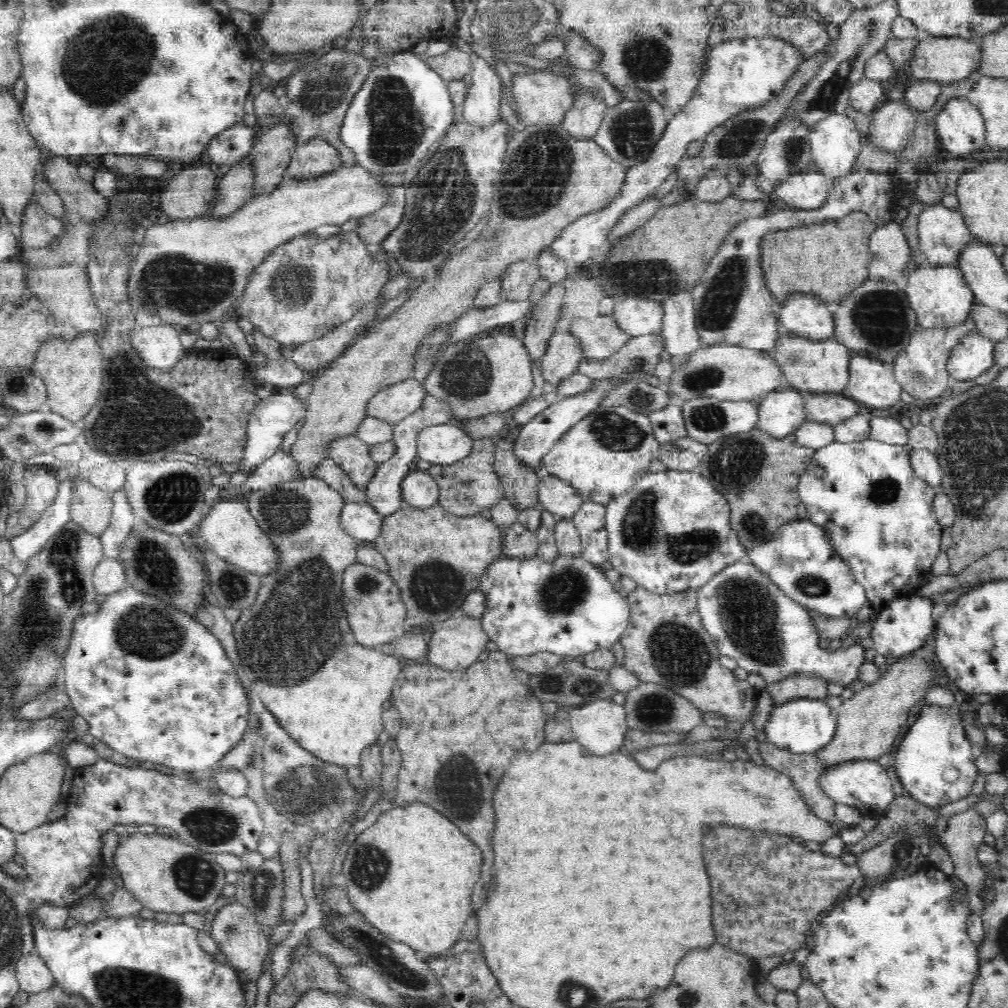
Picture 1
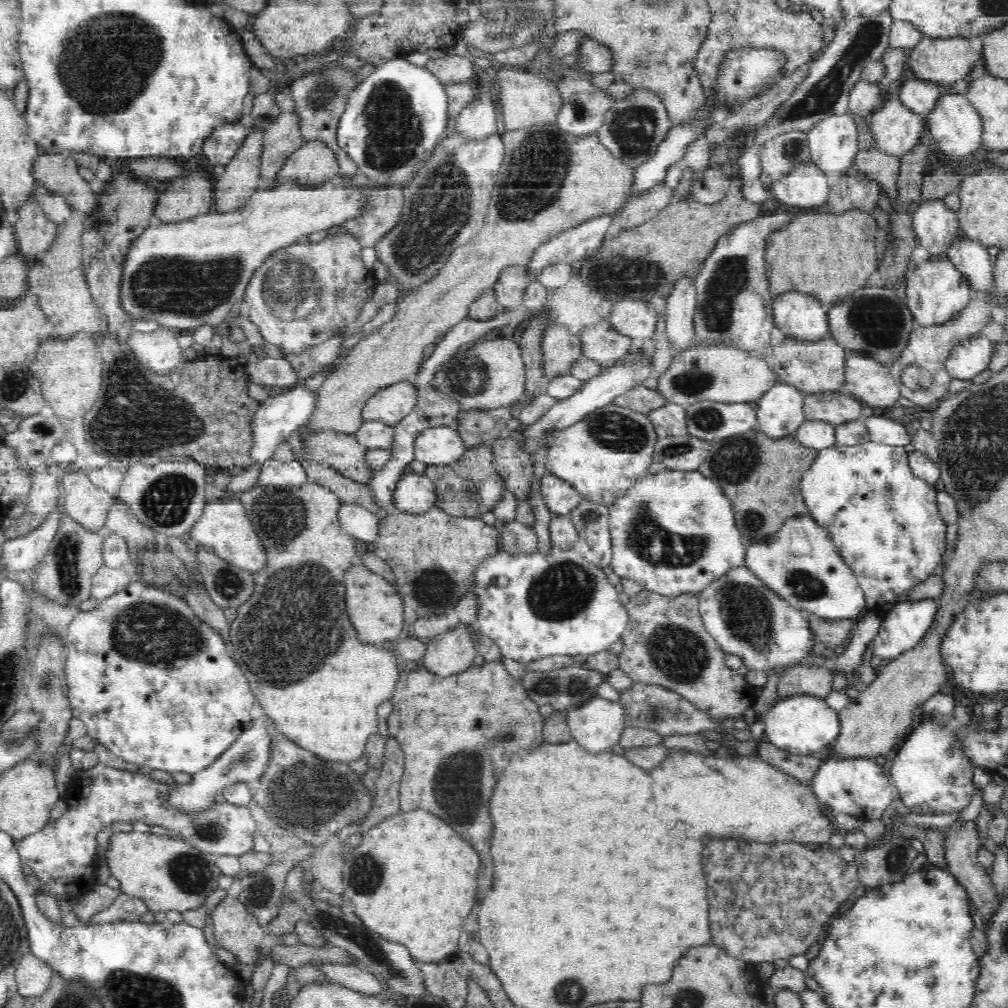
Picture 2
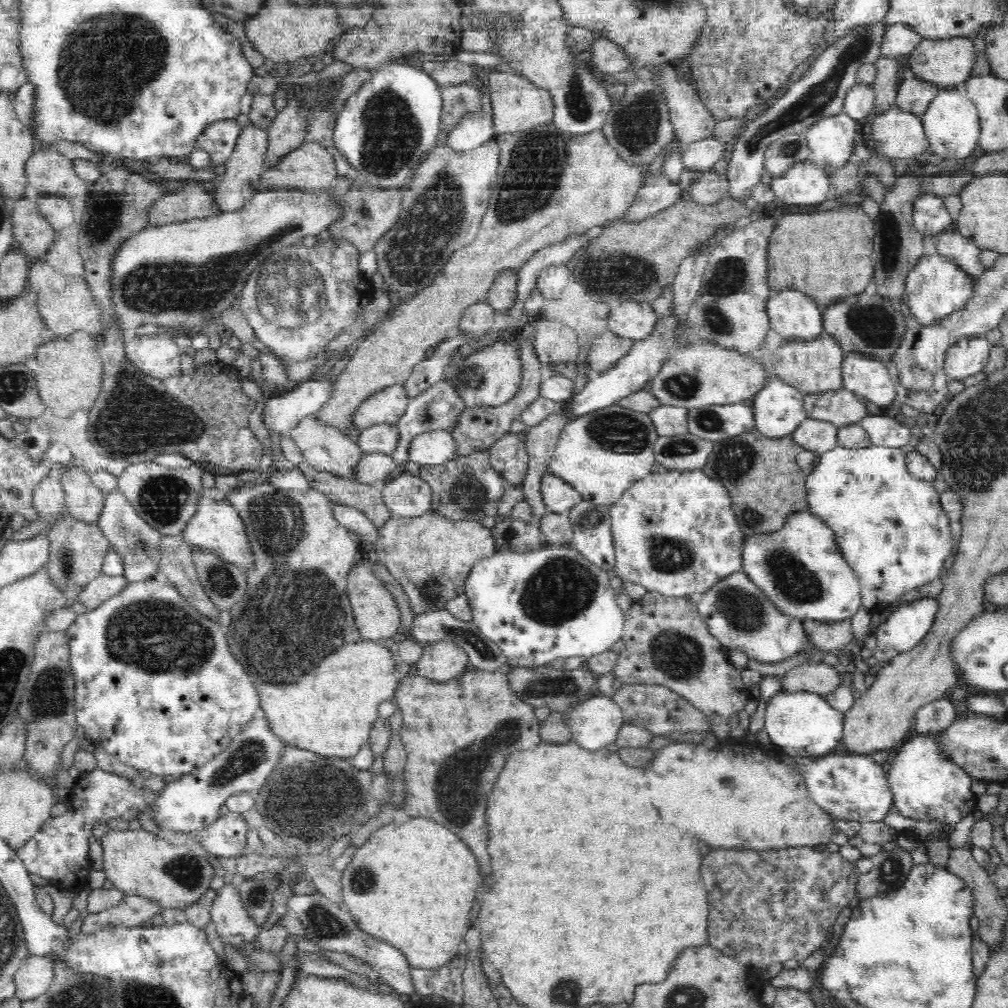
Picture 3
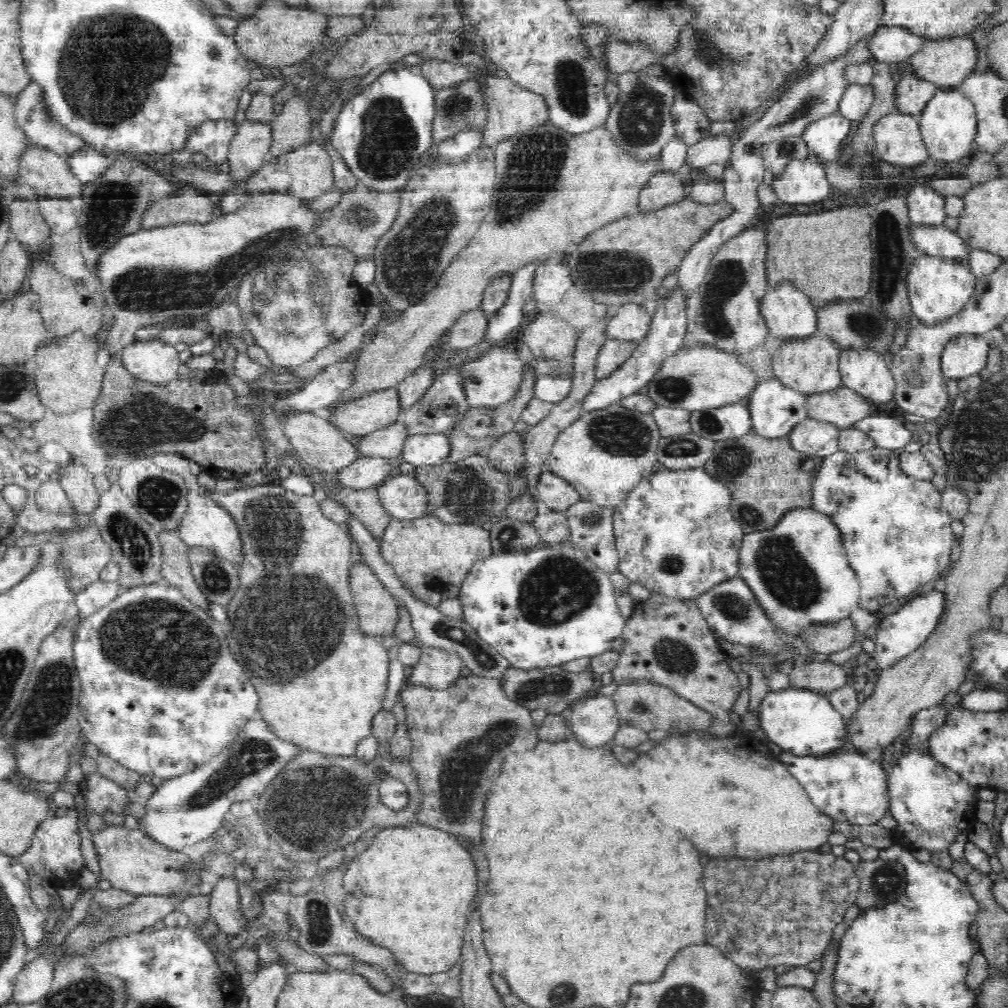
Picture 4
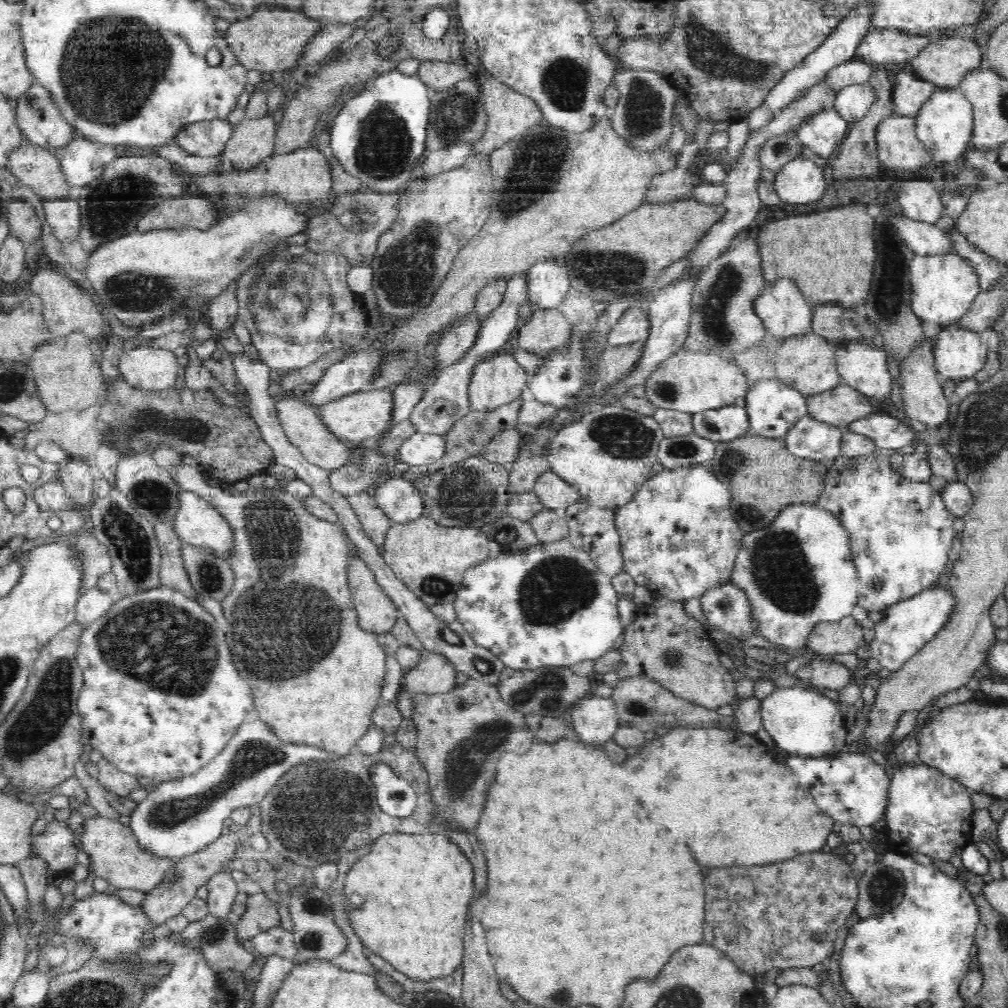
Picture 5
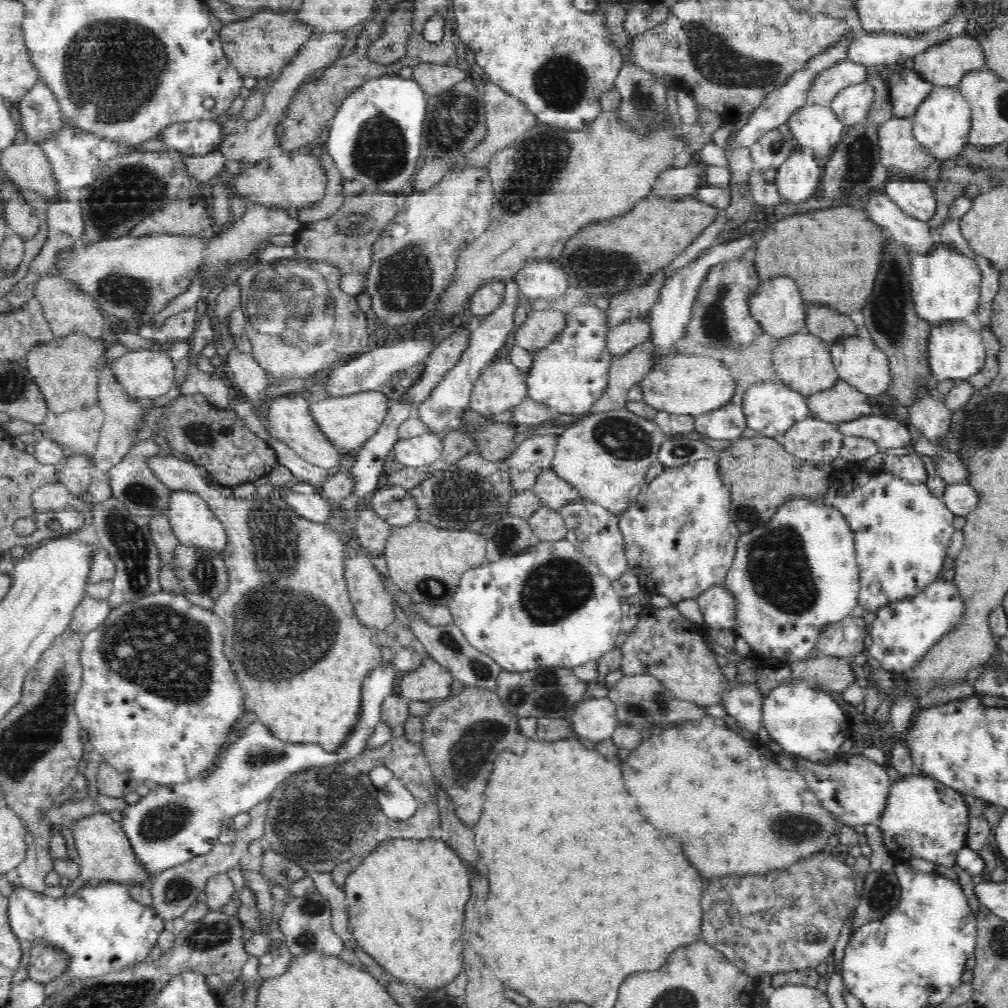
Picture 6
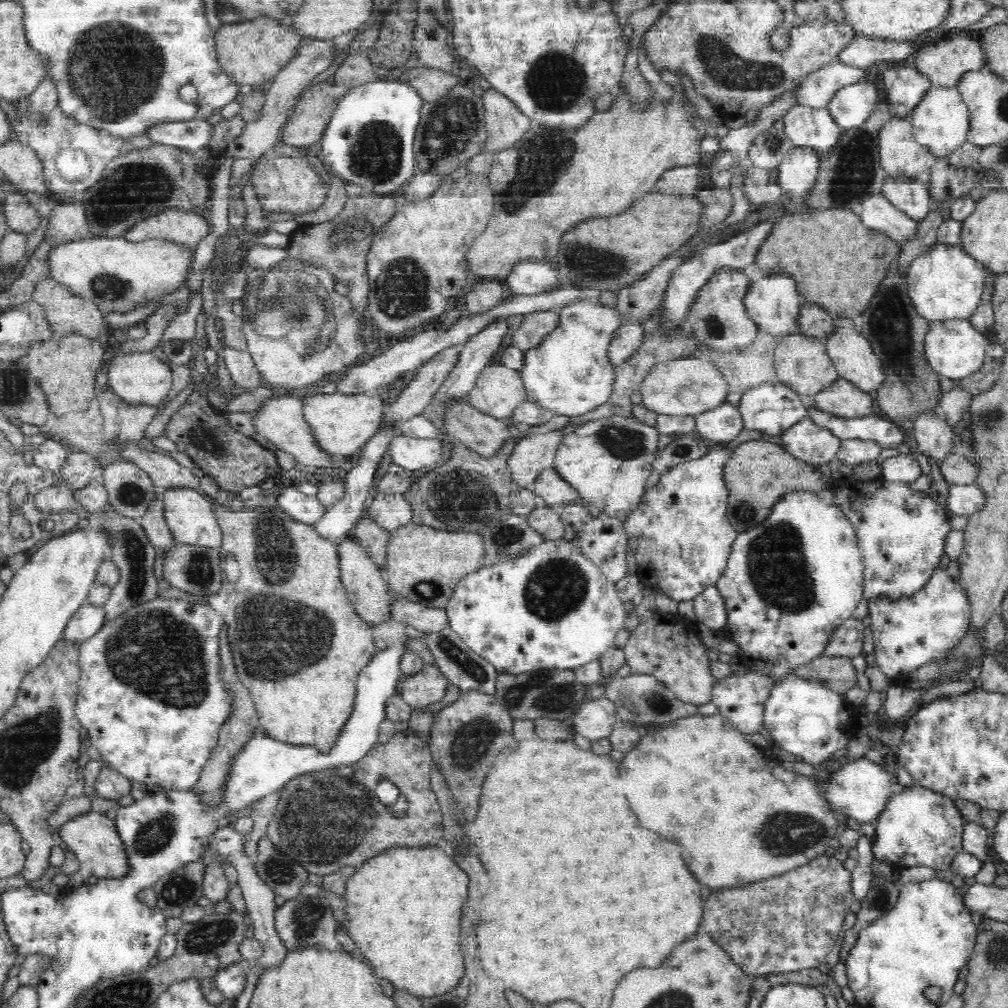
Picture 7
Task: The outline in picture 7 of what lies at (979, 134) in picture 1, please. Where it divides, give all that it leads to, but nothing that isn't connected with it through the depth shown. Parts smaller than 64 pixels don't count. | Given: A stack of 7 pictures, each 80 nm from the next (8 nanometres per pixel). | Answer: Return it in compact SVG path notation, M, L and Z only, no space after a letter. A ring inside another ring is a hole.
M932 86L908 118L912 123L914 139L922 144L922 147L927 147L934 157L940 159L950 156L952 152L967 143L970 129L969 114L967 104L964 104L957 87Z

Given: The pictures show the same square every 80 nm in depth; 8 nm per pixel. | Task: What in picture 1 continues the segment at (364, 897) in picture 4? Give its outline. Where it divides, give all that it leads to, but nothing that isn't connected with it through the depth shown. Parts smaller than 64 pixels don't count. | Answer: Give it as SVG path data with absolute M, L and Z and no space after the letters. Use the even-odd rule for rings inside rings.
M414 800L410 804L394 806L385 813L381 813L374 824L356 837L347 851L340 875L345 879L347 897L355 912L363 915L368 923L380 932L389 935L392 940L409 944L416 952L423 953L424 956L435 955L436 958L443 951L452 948L461 939L461 934L464 933L466 918L472 914L472 890L480 878L480 866L482 866L482 852L480 852L478 845L474 844L449 817L438 812L432 805Z

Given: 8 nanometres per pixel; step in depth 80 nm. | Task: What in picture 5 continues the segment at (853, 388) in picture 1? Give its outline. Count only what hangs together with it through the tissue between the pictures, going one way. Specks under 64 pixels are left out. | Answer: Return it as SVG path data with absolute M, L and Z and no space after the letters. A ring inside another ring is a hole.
M856 343L837 346L835 360L842 382L864 396L882 401L890 394L888 354L880 347Z

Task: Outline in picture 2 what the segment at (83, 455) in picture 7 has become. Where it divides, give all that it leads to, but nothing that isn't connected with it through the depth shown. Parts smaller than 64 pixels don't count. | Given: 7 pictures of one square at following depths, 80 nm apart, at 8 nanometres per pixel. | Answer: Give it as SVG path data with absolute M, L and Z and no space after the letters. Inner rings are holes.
M82 472L61 474L61 481L68 515L90 531L102 531L114 497L92 484Z

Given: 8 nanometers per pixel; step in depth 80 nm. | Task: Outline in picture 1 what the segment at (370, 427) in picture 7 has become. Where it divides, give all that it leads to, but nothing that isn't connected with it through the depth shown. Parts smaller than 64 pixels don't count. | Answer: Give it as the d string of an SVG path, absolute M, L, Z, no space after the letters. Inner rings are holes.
M412 376L402 382L383 388L370 399L366 417L376 418L390 425L406 419L424 402L425 389Z

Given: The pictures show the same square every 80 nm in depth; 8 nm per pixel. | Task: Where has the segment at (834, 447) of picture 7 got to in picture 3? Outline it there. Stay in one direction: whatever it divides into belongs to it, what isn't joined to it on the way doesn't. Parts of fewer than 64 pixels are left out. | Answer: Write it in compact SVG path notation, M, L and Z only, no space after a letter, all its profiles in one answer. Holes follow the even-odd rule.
M807 418L791 434L793 441L806 450L824 453L836 448L839 427L832 422Z

